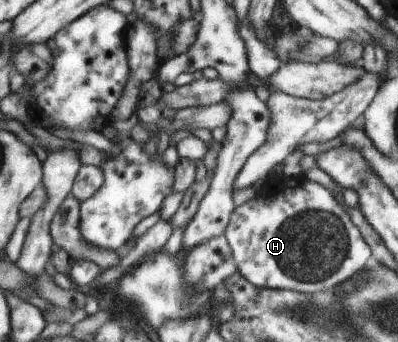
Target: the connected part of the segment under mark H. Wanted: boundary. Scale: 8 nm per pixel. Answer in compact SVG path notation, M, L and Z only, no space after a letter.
M268 177L256 197L242 206L235 206L225 235L231 244L236 269L260 288L293 290L306 294L327 293L340 287L359 273L369 257L371 249L365 243L359 228L351 221L343 205L323 185L306 177Z

